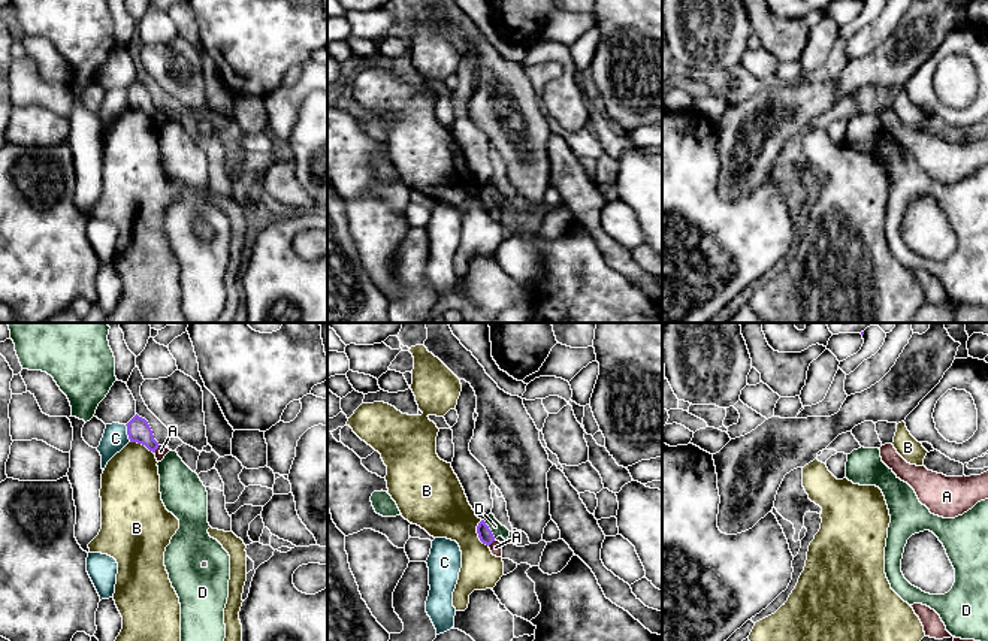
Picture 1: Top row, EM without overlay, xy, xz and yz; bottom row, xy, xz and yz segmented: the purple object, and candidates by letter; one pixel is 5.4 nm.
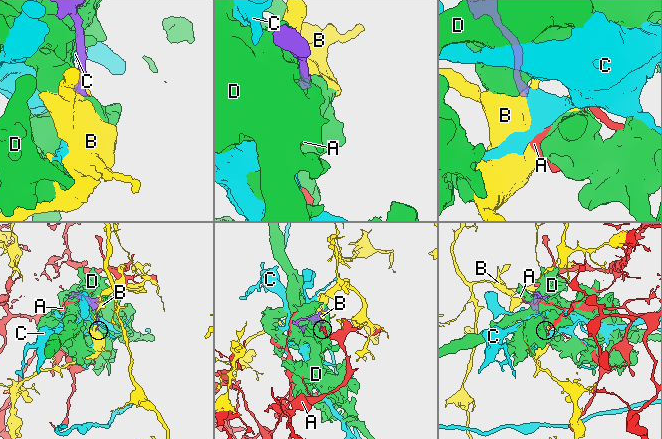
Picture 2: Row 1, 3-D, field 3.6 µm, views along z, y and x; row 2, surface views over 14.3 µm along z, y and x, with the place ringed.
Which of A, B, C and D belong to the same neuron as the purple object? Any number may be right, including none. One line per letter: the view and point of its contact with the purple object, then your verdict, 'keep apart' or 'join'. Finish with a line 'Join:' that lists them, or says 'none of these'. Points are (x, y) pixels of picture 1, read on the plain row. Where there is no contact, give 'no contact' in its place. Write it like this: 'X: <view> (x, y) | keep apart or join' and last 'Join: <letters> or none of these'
A: xy (156, 114) | keep apart
B: xz (477, 197) | keep apart
C: xy (127, 99) | keep apart
D: xz (489, 194) | keep apart
Join: none of these

